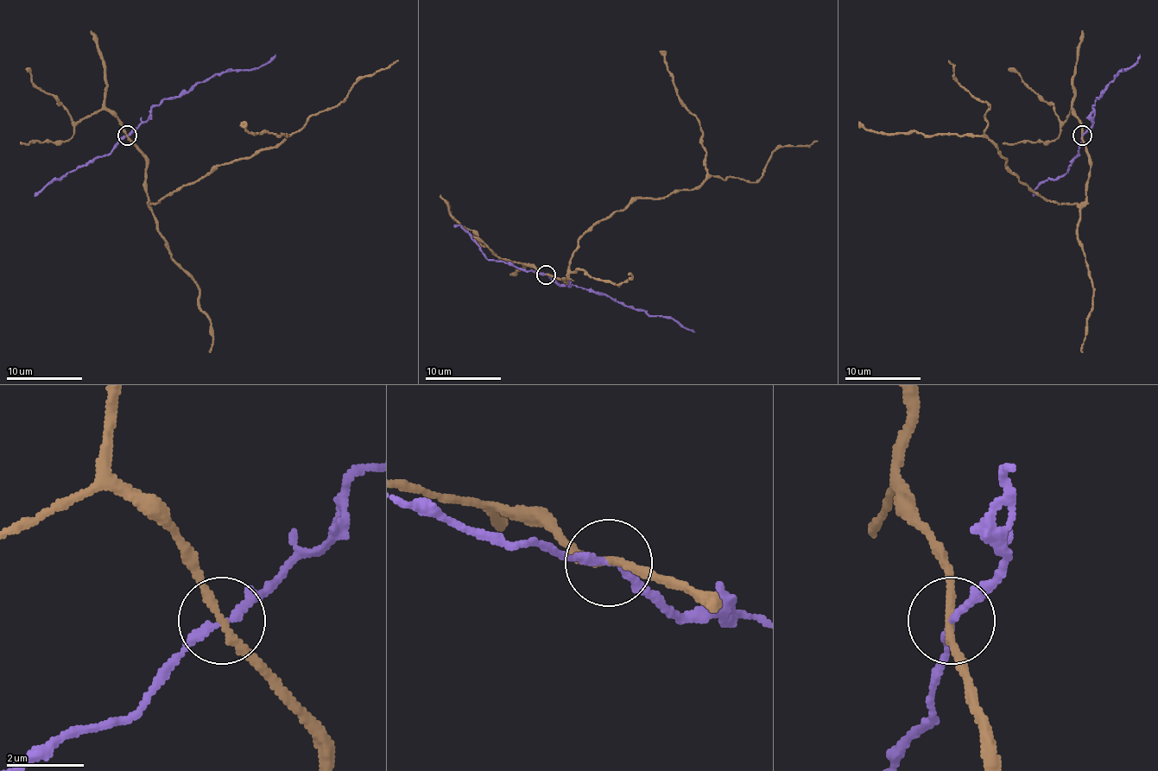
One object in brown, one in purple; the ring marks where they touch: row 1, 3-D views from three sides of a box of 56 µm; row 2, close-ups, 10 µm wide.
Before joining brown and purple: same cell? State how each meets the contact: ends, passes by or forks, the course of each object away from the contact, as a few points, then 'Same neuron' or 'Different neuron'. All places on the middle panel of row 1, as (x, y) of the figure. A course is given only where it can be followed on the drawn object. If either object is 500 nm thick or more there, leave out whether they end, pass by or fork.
At the ring brown passes by. At the ring purple passes by. Course of brown: (546, 274), (565, 281), (579, 237), (639, 198), (698, 188), (709, 177), (755, 183), (780, 147), (818, 141). Course of purple: (546, 274), (557, 283), (598, 291), (650, 316), (671, 316), (694, 331). Different neuron

